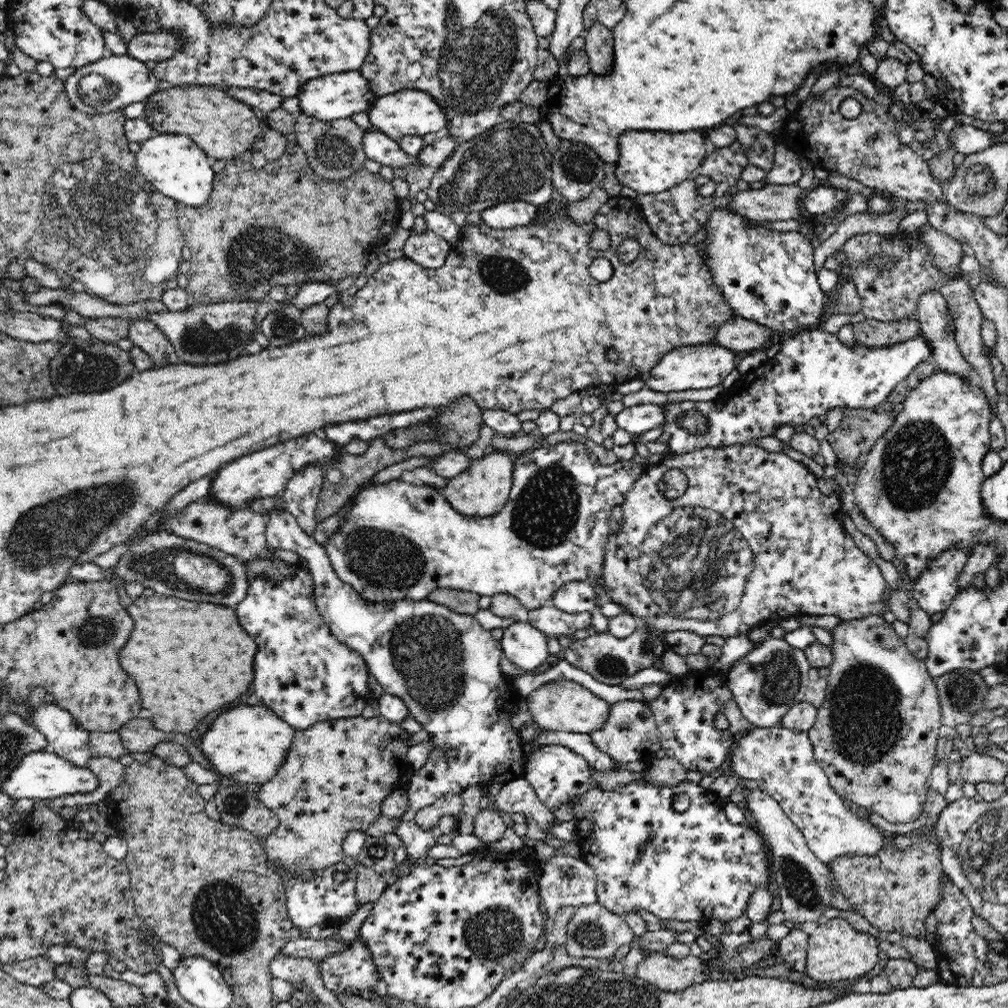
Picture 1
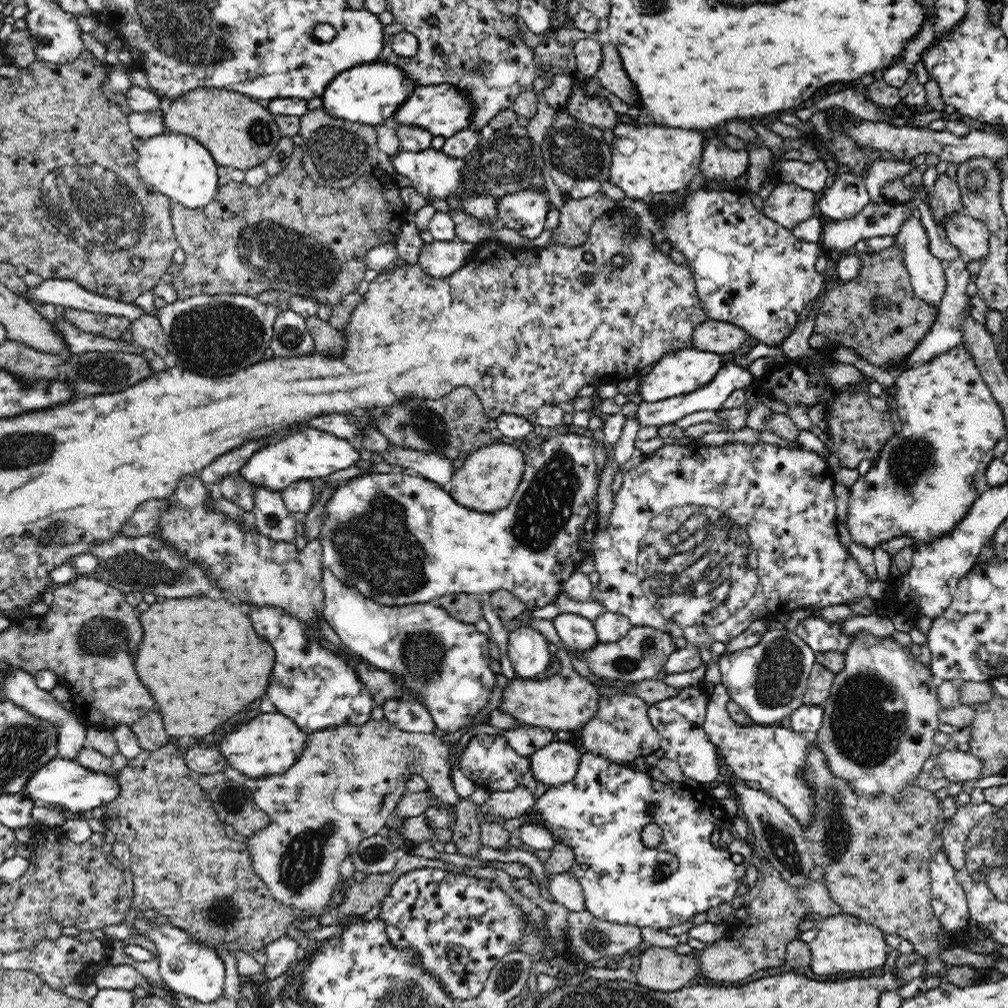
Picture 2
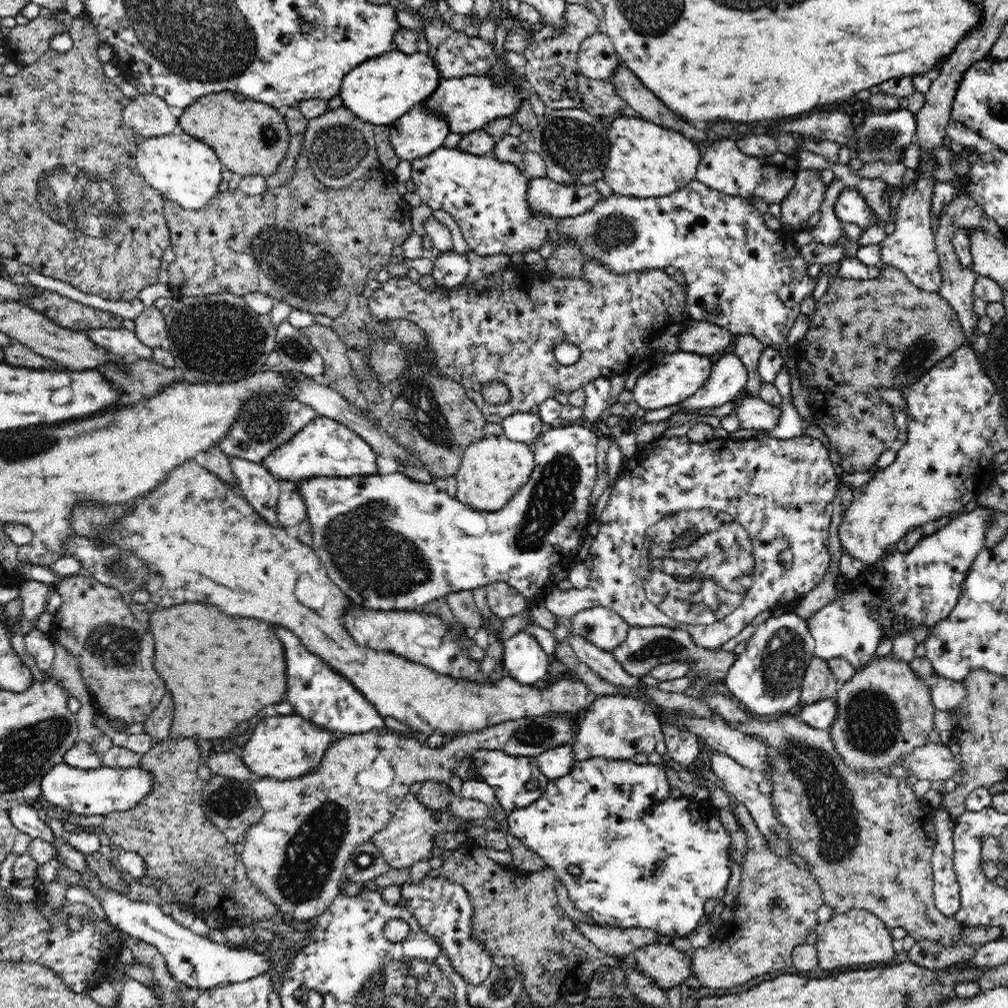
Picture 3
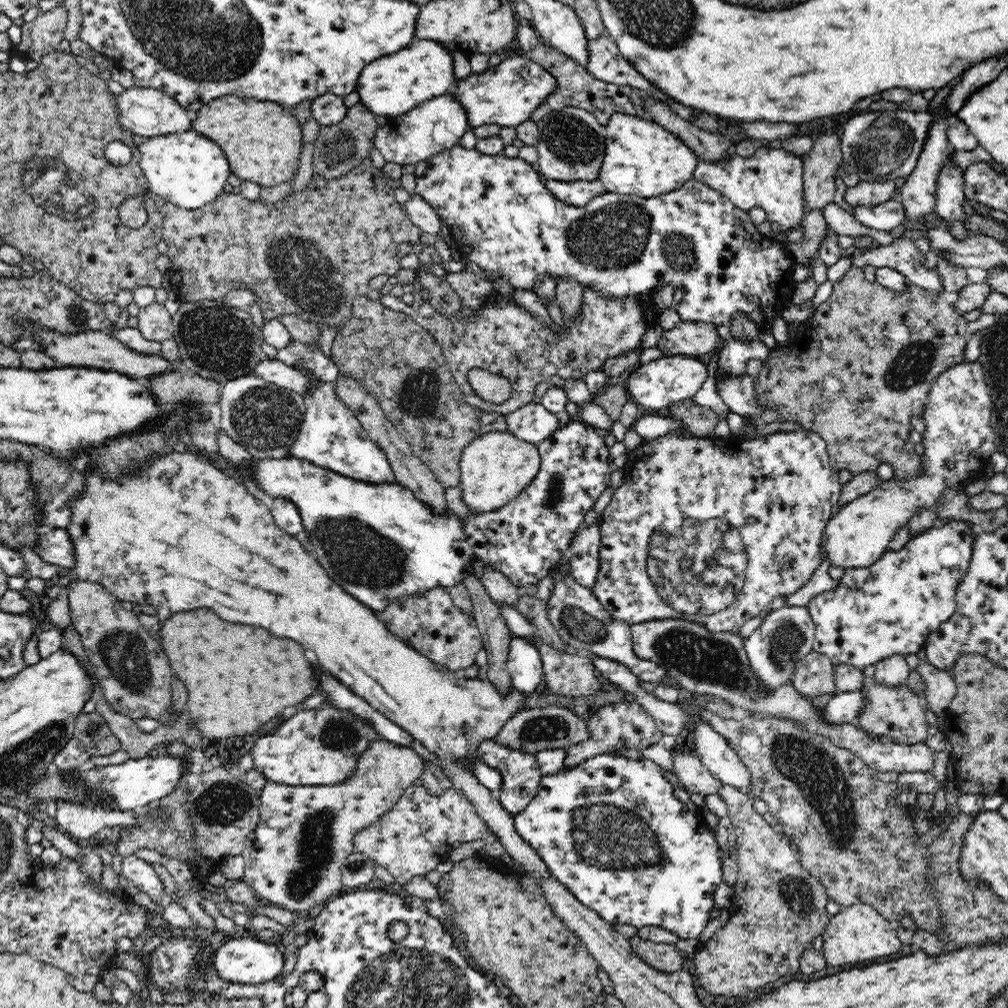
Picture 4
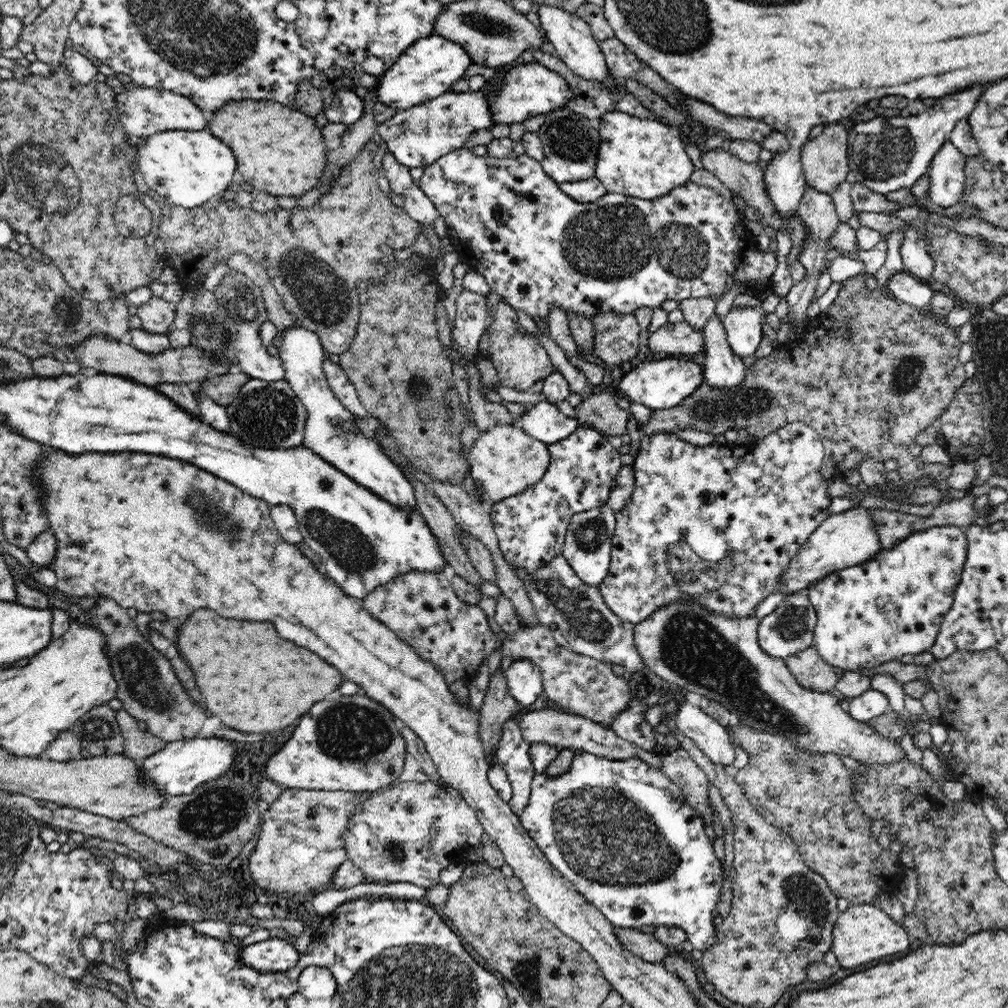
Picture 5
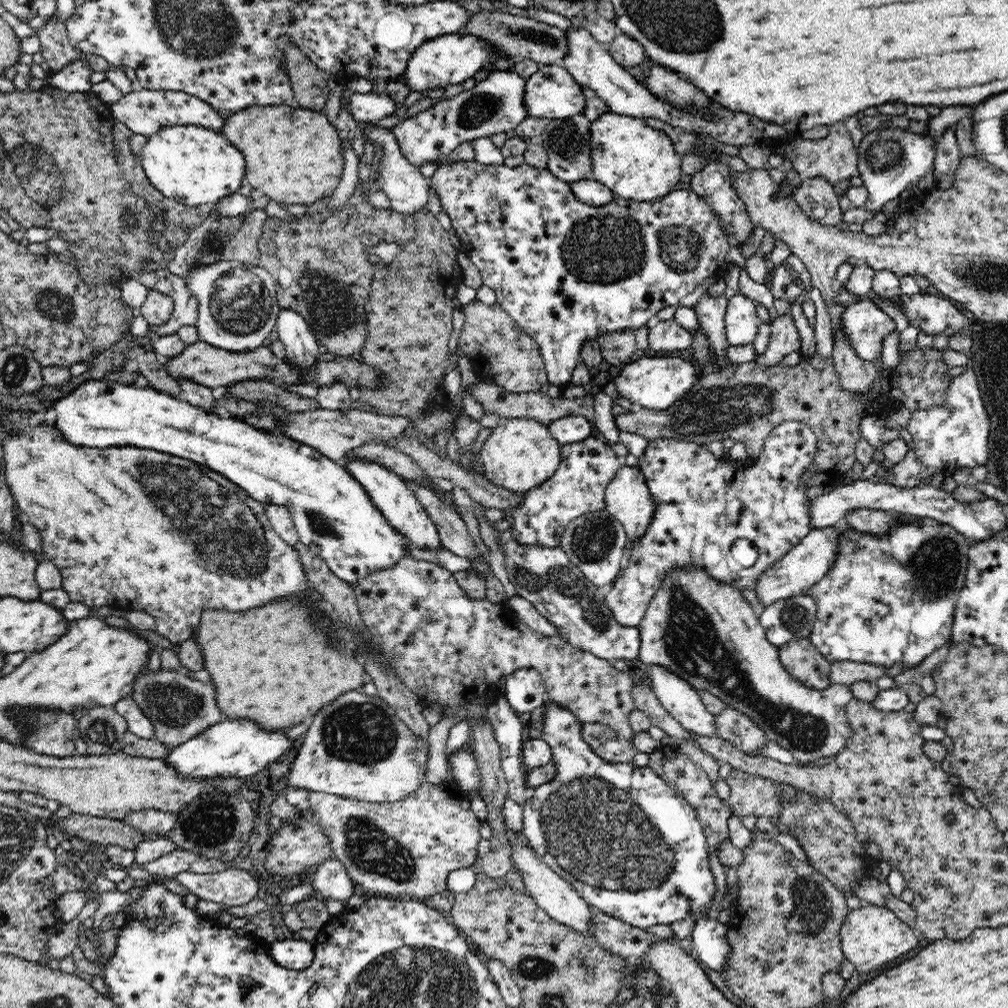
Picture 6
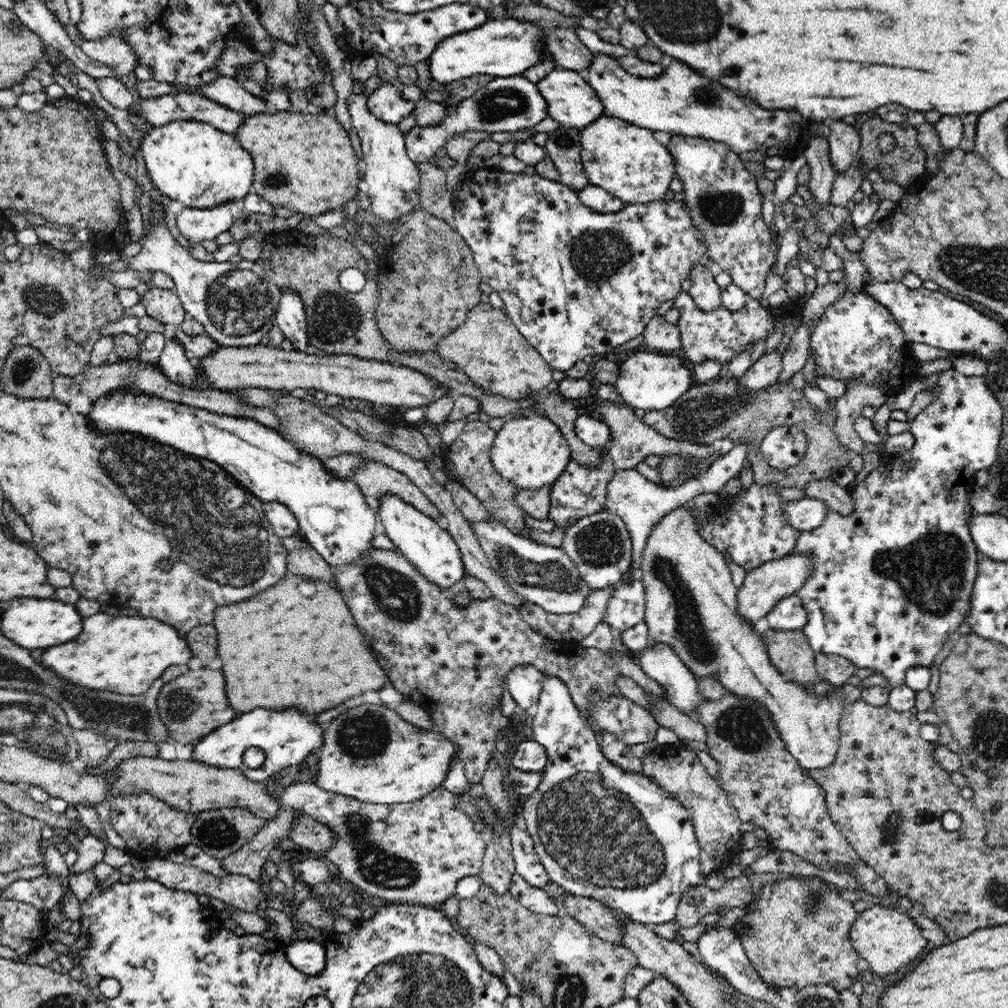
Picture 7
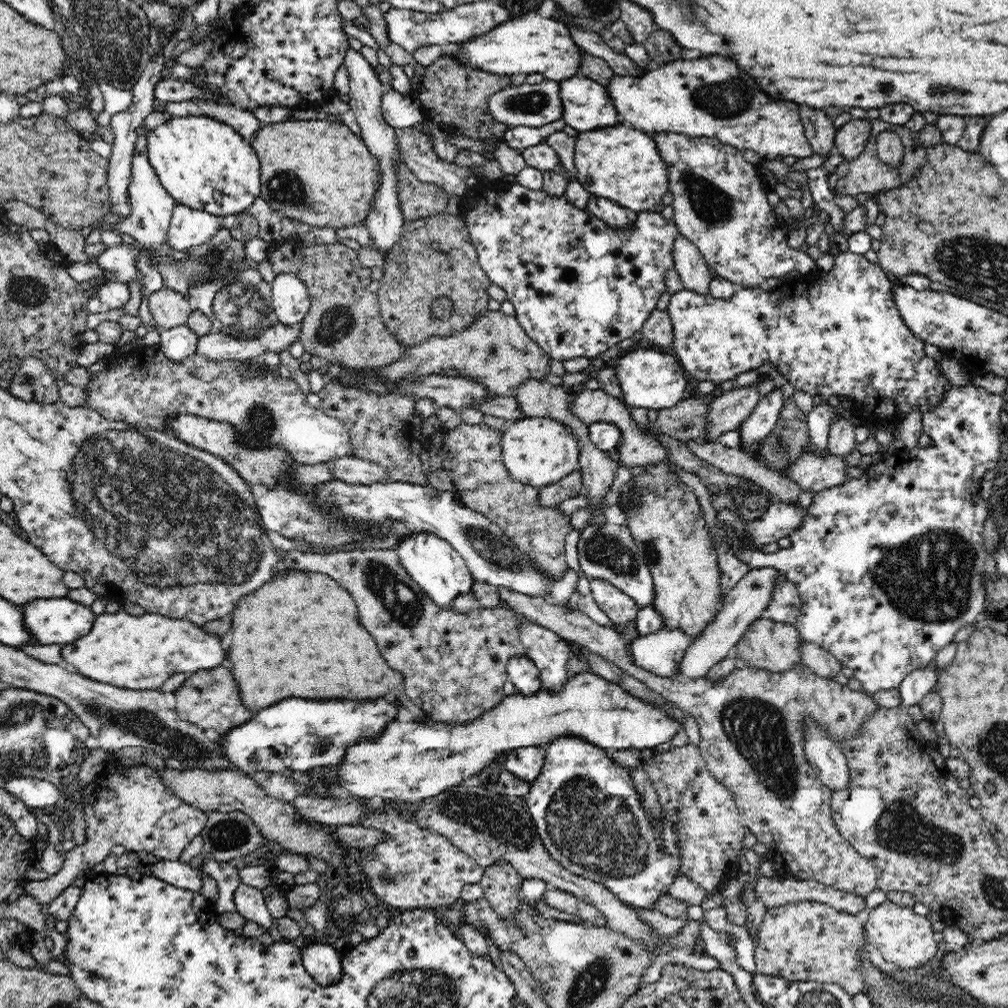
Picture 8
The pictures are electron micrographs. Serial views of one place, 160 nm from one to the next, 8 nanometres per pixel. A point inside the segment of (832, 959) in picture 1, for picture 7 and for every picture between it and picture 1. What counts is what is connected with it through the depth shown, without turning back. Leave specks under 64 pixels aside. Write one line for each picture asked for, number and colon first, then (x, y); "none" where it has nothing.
2: (845, 943)
3: (848, 940)
4: (858, 933)
5: (864, 933)
6: (871, 936)
7: (887, 939)

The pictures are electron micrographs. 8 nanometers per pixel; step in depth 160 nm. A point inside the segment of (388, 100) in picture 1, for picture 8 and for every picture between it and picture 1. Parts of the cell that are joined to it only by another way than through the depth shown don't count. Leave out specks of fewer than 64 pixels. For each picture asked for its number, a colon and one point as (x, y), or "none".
2: (442, 110)
3: (468, 103)
4: (506, 94)
5: (527, 89)
6: (551, 92)
7: (571, 101)
8: (587, 106)

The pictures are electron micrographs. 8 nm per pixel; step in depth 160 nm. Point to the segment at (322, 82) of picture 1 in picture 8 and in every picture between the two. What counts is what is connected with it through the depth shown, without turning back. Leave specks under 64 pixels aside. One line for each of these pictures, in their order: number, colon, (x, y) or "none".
2: (371, 93)
3: (380, 90)
4: (392, 85)
5: (427, 69)
6: (448, 59)
7: (507, 47)
8: (530, 44)

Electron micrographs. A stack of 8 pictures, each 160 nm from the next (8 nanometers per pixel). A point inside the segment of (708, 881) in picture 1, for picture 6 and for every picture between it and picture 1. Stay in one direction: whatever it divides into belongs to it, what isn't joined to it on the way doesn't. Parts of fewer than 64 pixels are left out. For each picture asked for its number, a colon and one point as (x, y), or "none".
2: (600, 813)
3: (656, 869)
4: (610, 830)
5: (621, 832)
6: (631, 845)

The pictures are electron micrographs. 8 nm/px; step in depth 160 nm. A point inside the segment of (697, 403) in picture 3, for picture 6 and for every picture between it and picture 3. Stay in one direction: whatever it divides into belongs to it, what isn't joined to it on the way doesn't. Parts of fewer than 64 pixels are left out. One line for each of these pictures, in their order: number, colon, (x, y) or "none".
4: (734, 354)
5: (742, 325)
6: (742, 319)

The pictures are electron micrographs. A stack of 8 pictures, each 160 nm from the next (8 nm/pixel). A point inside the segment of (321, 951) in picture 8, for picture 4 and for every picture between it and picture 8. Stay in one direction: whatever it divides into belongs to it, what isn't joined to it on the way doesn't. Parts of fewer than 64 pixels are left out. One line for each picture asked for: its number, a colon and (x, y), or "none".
4: (247, 960)
5: (274, 954)
6: (292, 953)
7: (309, 956)

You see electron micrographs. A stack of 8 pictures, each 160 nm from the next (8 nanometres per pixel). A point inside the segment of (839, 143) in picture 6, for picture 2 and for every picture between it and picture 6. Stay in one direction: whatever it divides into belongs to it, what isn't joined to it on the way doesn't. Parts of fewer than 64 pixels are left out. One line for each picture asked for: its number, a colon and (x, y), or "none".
2: (789, 205)
3: (805, 199)
4: (820, 167)
5: (824, 159)

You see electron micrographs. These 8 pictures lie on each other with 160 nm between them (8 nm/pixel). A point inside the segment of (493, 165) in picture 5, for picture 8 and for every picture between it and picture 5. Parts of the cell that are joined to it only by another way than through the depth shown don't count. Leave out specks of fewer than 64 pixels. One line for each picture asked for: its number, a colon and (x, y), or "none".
6: (566, 272)
7: (576, 283)
8: (579, 286)

